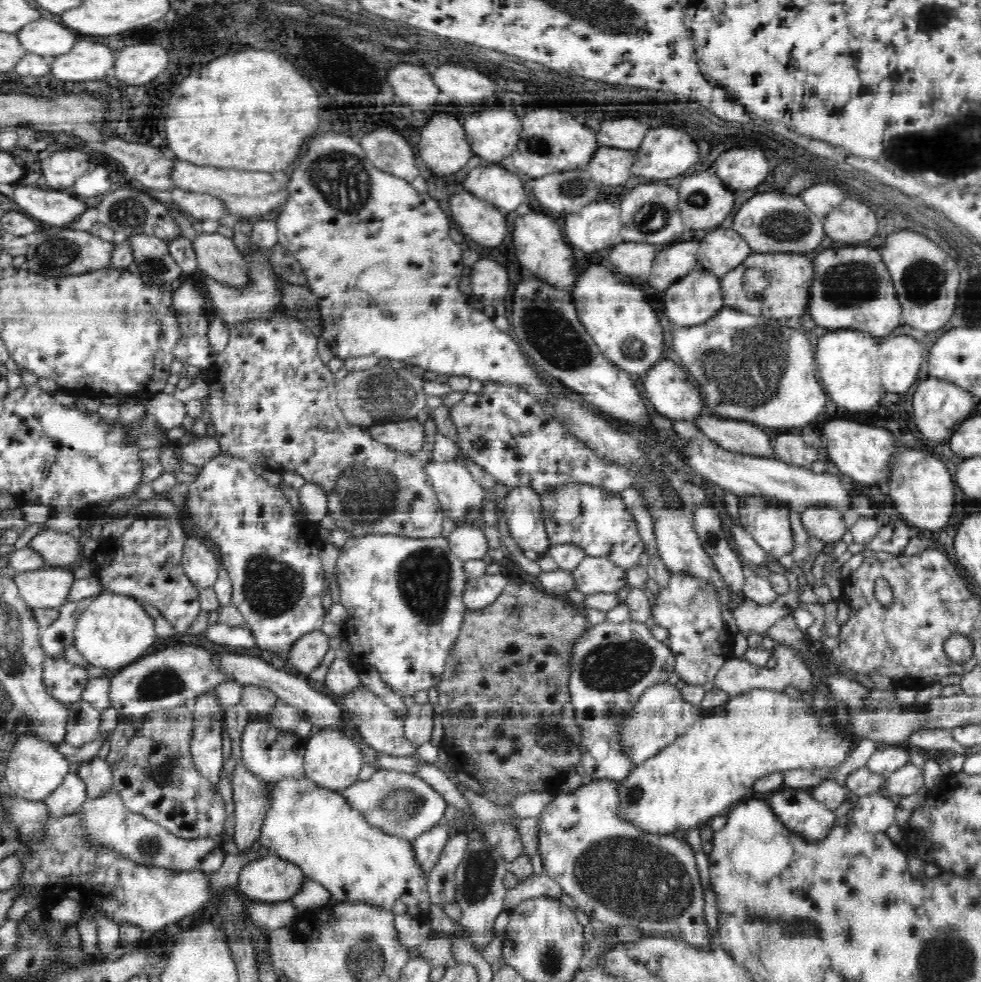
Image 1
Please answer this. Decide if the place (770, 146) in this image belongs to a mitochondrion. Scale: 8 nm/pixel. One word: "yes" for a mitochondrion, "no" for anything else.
no

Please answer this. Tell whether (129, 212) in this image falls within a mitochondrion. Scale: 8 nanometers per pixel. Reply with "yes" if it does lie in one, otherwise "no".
yes

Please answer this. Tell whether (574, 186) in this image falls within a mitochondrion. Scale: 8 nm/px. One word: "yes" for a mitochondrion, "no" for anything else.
yes

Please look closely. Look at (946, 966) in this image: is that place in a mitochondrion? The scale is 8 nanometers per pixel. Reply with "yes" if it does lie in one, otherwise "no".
yes

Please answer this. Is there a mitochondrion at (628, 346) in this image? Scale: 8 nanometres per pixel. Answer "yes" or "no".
yes

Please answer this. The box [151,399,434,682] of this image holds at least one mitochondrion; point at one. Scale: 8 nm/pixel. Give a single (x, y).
(271, 586)

